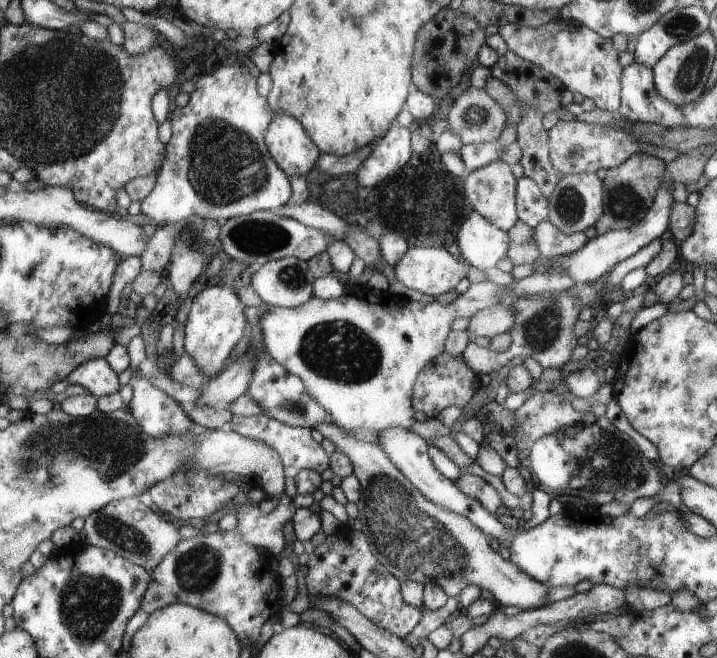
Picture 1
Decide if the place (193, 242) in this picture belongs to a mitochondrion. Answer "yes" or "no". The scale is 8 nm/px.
yes

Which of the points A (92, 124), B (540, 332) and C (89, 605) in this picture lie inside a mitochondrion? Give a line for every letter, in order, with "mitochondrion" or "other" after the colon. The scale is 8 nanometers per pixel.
A: mitochondrion
B: mitochondrion
C: mitochondrion

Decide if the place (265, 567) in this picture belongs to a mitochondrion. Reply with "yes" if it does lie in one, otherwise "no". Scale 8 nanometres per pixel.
no

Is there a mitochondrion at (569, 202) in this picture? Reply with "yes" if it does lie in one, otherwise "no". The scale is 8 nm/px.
yes

